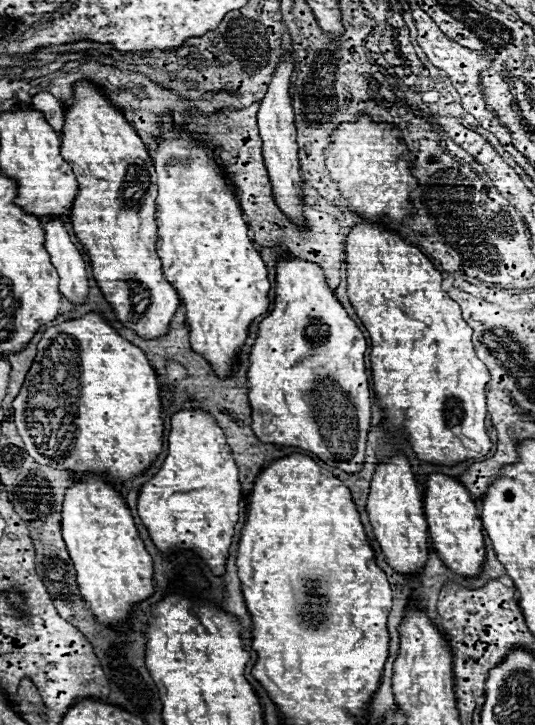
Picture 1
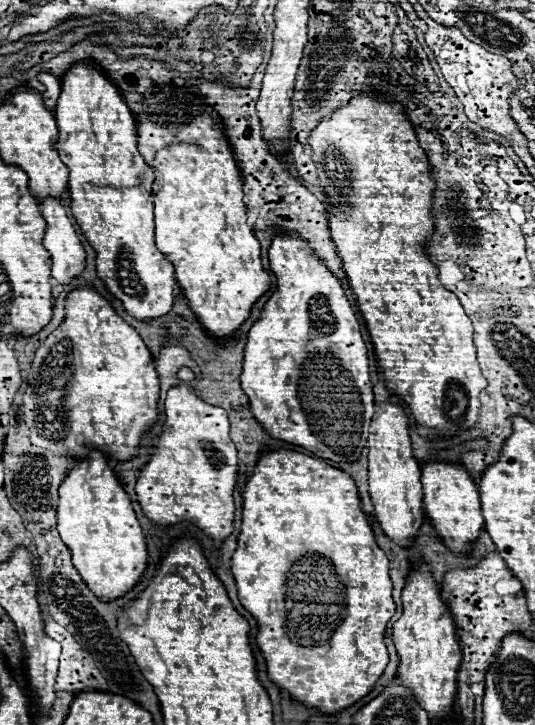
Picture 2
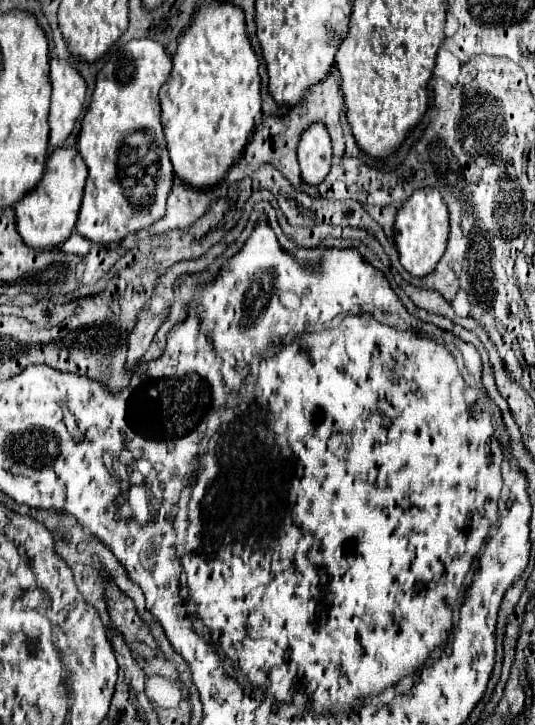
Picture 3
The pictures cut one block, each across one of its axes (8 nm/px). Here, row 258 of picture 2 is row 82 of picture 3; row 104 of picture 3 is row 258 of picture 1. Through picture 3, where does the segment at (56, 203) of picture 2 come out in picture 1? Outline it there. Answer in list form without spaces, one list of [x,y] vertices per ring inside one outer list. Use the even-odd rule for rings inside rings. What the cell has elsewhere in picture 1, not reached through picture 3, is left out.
[[[50,218],[44,224],[44,230],[46,230],[46,250],[52,258],[54,268],[60,274],[60,292],[72,304],[84,304],[88,300],[88,278],[82,254],[72,244],[62,220]]]

